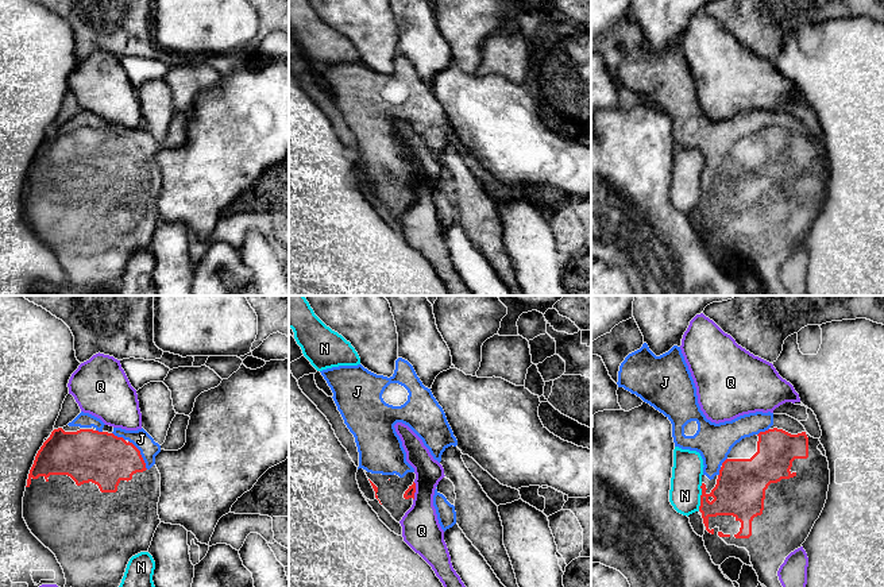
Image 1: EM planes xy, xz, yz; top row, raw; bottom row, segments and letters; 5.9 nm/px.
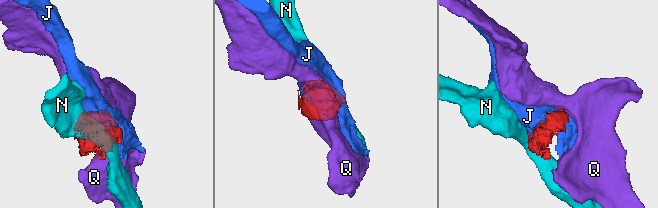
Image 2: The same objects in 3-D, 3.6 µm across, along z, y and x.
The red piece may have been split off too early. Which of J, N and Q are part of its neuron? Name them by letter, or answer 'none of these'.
J

